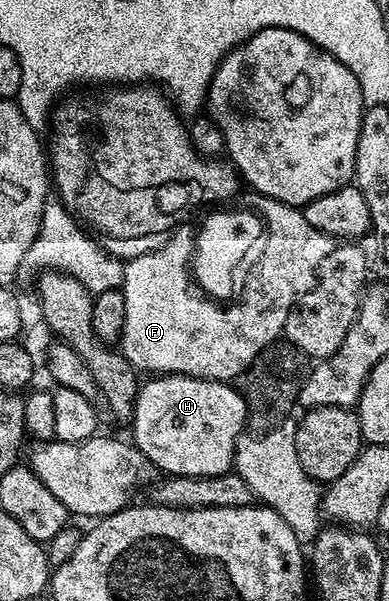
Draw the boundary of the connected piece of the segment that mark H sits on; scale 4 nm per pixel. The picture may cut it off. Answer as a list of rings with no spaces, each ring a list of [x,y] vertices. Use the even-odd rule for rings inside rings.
[[[158,374],[141,385],[134,403],[132,443],[159,473],[171,476],[223,476],[234,466],[234,448],[247,427],[246,403],[233,383],[199,380],[197,376]]]

